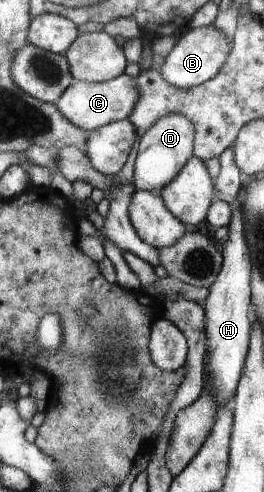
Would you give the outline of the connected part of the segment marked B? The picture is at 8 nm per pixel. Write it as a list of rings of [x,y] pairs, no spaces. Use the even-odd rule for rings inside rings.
[[[212,24],[206,27],[188,28],[182,31],[177,39],[175,46],[165,53],[159,72],[167,82],[180,89],[191,89],[211,80],[219,72],[219,69],[226,64],[227,57],[230,56],[231,49],[234,48],[234,43],[227,38],[227,35],[222,30],[217,30]]]

